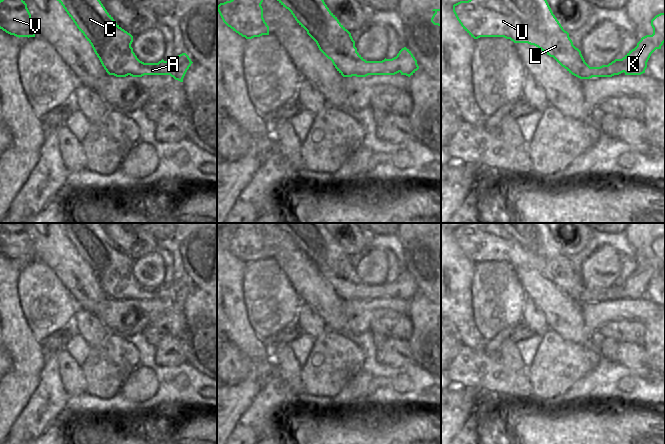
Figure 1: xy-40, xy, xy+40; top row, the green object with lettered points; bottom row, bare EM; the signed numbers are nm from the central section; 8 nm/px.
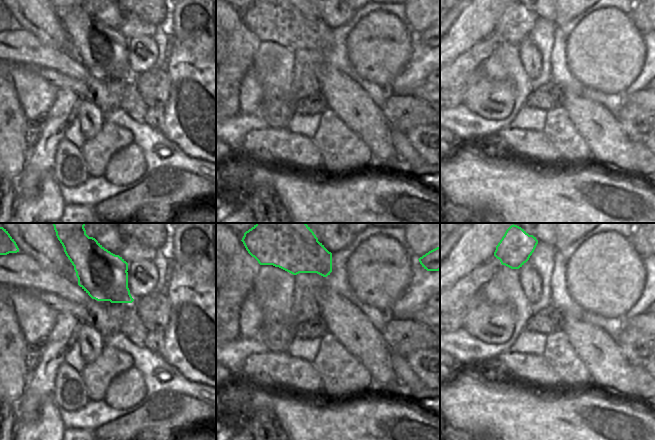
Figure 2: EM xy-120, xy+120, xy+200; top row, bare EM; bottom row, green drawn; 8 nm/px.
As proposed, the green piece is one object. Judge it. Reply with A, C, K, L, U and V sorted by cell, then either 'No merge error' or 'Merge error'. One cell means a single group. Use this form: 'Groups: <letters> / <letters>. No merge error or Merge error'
Groups: A K L U V / C. Merge error.

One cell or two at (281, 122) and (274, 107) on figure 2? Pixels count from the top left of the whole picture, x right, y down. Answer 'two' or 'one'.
one

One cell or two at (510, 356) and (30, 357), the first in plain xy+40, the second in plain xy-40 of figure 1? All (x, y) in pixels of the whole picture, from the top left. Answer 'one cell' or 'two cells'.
two cells

